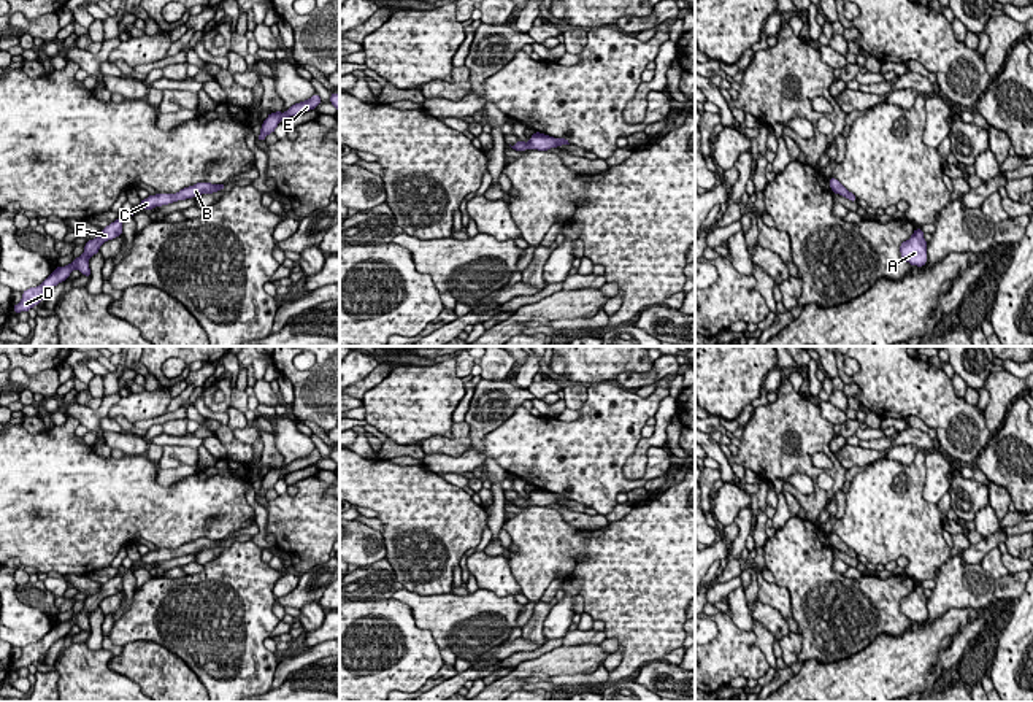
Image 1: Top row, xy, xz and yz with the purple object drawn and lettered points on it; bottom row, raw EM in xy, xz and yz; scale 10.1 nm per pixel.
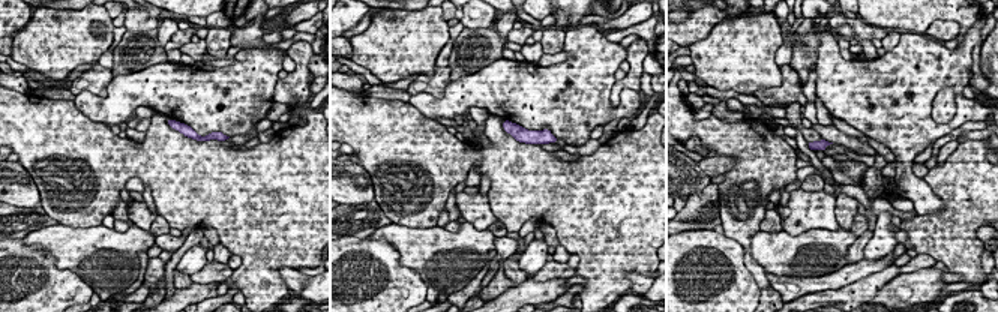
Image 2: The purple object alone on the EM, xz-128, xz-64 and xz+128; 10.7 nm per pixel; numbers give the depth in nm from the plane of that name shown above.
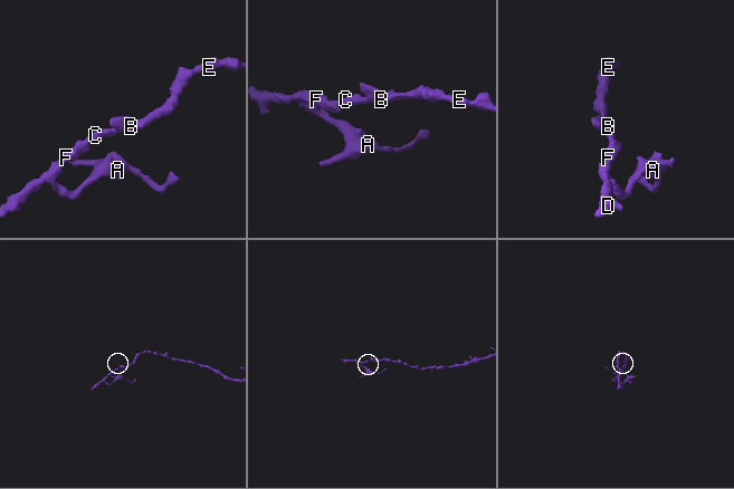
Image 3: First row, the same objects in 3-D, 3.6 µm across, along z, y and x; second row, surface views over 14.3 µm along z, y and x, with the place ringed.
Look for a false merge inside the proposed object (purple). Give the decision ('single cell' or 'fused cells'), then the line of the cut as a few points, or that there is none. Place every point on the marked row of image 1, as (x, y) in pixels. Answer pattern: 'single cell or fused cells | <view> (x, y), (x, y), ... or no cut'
single cell | no cut

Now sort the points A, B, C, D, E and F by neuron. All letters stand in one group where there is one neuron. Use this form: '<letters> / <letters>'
A B C D E F

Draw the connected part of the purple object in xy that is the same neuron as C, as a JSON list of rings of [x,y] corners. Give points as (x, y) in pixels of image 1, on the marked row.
[[[197,183],[194,186],[184,187],[176,194],[156,194],[149,195],[148,199],[140,202],[140,208],[152,210],[156,206],[168,205],[178,200],[186,200],[192,197],[198,197],[202,194],[213,194],[222,191],[225,183],[222,184],[211,184],[211,183]]]

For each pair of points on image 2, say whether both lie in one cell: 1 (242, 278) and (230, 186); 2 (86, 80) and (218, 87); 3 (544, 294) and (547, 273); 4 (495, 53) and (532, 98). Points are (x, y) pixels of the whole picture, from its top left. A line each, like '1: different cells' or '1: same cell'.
1: same cell
2: different cells
3: different cells
4: different cells

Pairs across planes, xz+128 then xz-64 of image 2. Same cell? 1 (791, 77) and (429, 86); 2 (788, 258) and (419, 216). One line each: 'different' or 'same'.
1: same
2: different

